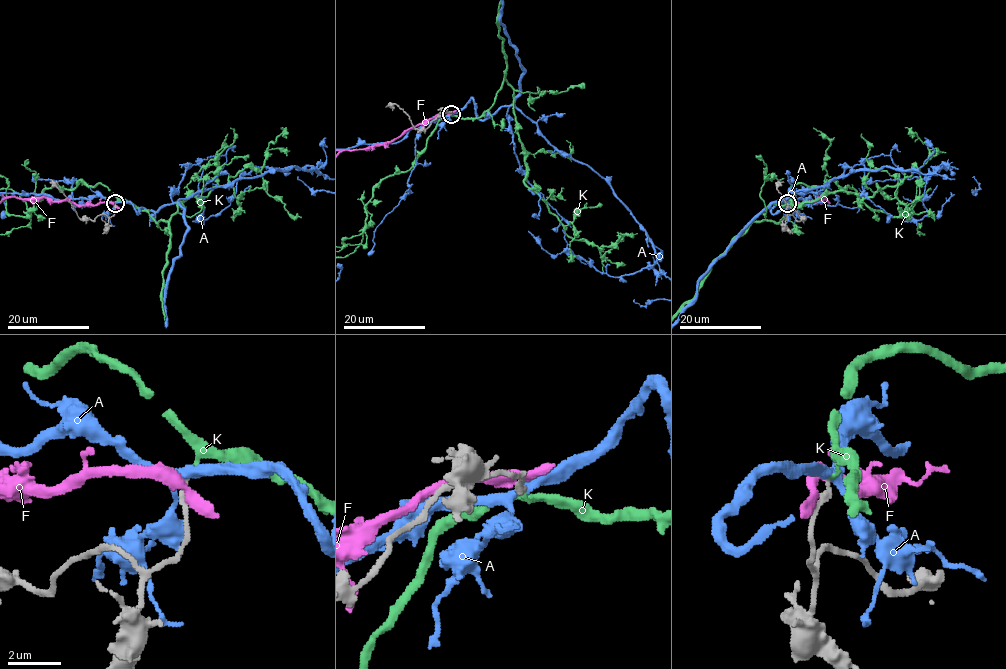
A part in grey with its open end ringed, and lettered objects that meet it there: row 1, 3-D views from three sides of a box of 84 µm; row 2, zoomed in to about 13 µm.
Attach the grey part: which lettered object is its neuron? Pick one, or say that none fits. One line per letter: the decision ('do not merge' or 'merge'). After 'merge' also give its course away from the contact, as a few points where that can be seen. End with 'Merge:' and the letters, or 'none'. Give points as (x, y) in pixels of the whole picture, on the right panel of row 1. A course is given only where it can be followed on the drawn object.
A: do not merge
F: do not merge
K: merge
Merge: K

